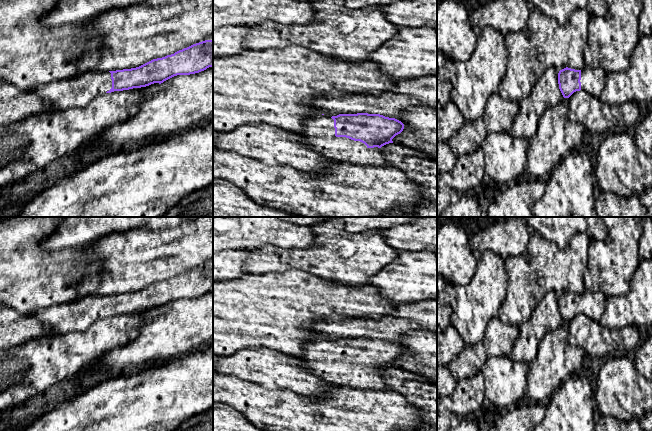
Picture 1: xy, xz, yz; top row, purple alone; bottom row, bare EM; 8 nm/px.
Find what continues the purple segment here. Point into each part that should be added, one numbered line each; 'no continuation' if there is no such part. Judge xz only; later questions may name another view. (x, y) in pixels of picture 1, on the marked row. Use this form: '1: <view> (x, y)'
1: xz (318, 132)

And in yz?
1: yz (592, 80)

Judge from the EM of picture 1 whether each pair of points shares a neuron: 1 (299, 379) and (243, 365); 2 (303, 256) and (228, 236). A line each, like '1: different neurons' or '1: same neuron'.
1: same neuron
2: different neurons

